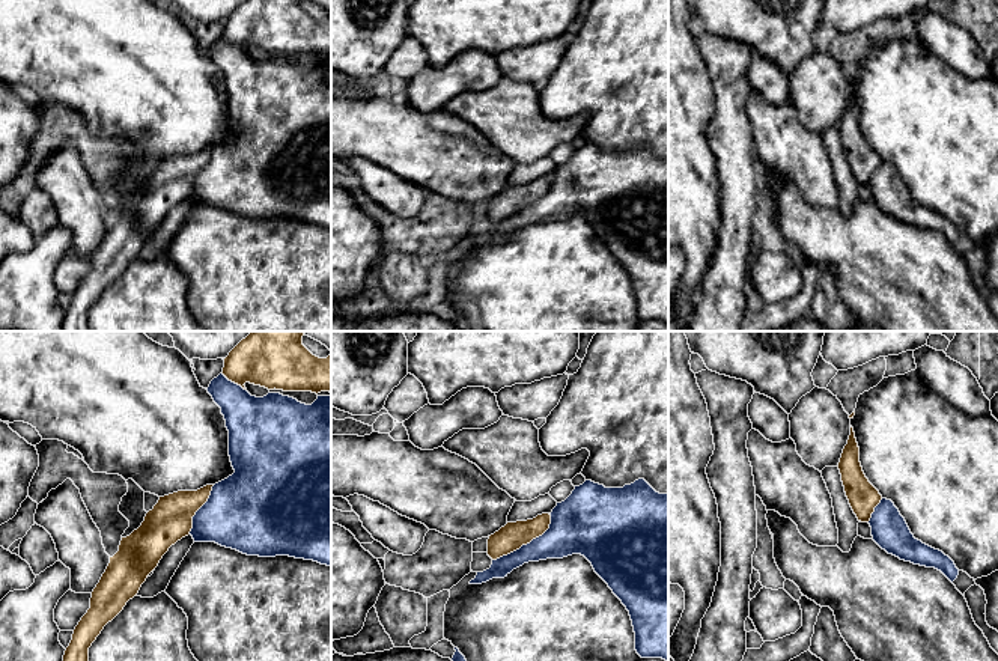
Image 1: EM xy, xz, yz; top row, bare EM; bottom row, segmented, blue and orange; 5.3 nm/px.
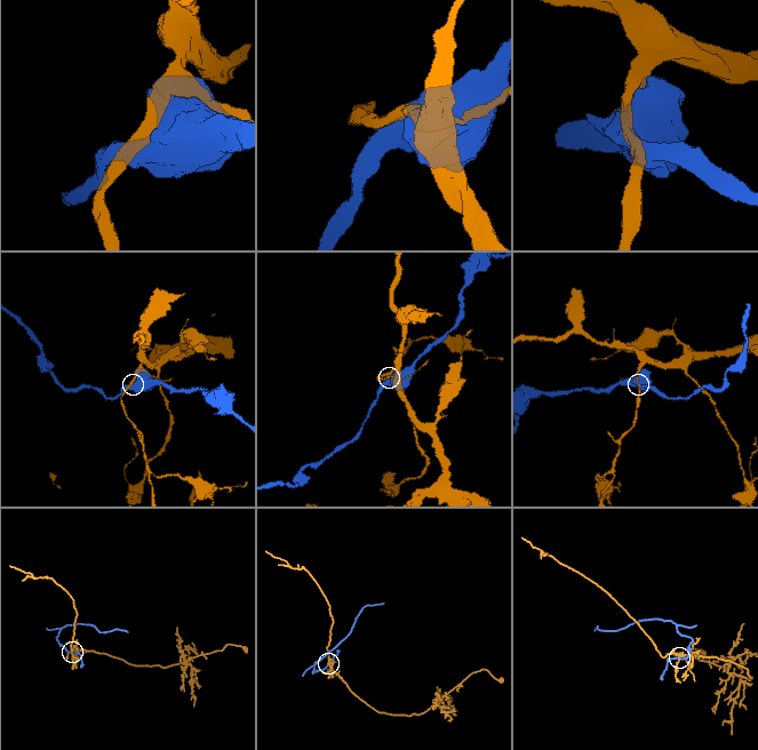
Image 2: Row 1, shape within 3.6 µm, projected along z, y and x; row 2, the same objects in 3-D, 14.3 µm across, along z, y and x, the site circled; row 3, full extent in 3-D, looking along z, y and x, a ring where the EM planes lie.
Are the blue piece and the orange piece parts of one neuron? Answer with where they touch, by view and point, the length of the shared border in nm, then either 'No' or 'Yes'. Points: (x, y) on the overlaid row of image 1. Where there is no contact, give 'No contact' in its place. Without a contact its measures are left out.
Touches blue at xz (527, 544). Shared border 400 nm. No

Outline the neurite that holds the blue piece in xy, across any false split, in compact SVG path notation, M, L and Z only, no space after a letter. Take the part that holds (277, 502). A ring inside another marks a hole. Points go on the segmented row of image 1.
M223 373L206 390L224 416L235 473L212 486L208 501L193 516L194 542L215 542L247 556L289 556L331 566L331 396L318 396L312 405L280 393L256 398Z

